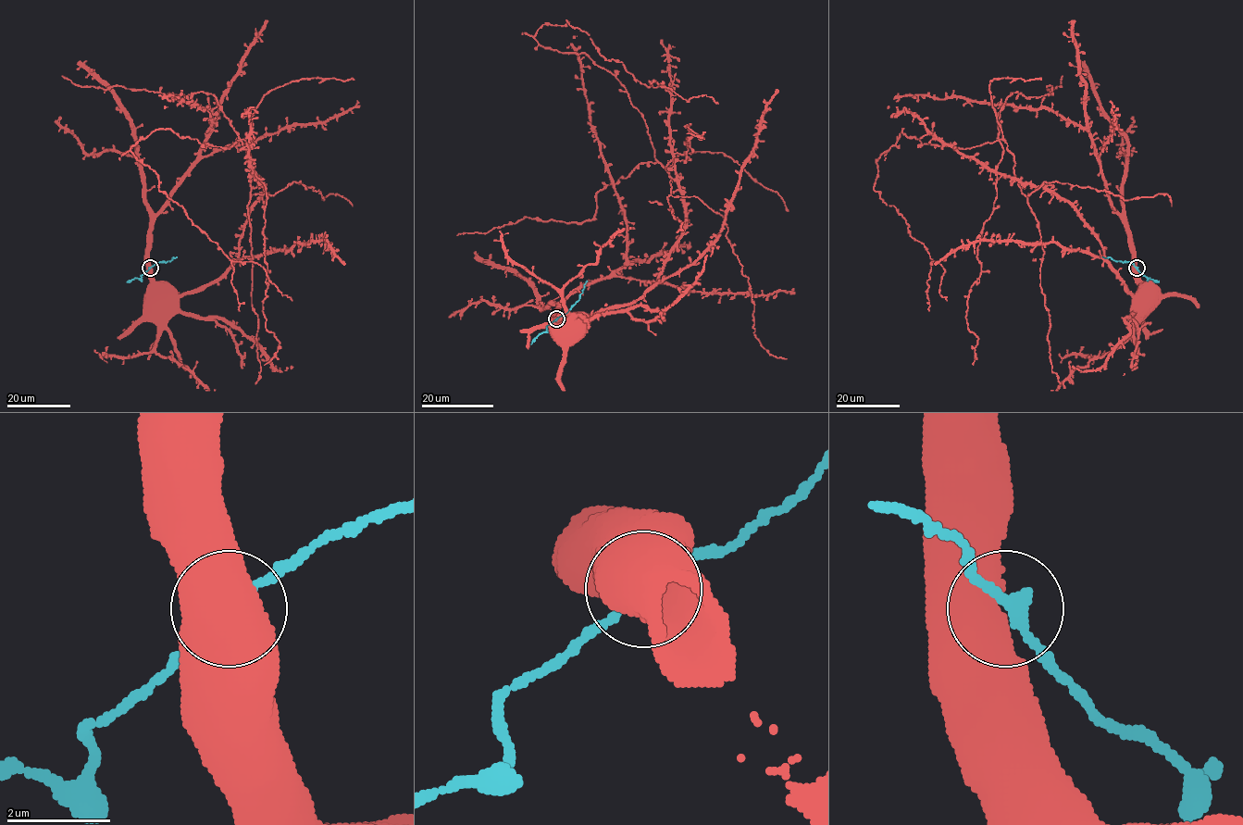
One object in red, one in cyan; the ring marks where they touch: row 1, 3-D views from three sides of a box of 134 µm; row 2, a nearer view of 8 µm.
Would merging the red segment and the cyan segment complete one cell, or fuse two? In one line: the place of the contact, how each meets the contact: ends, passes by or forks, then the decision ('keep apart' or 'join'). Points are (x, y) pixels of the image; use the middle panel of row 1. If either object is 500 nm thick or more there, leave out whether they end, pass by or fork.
place (556, 318); join

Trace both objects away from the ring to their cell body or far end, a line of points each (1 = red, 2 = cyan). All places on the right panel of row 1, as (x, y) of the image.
1: (1137, 268), (1137, 300)
2: (1137, 268), (1132, 263), (1102, 256)

